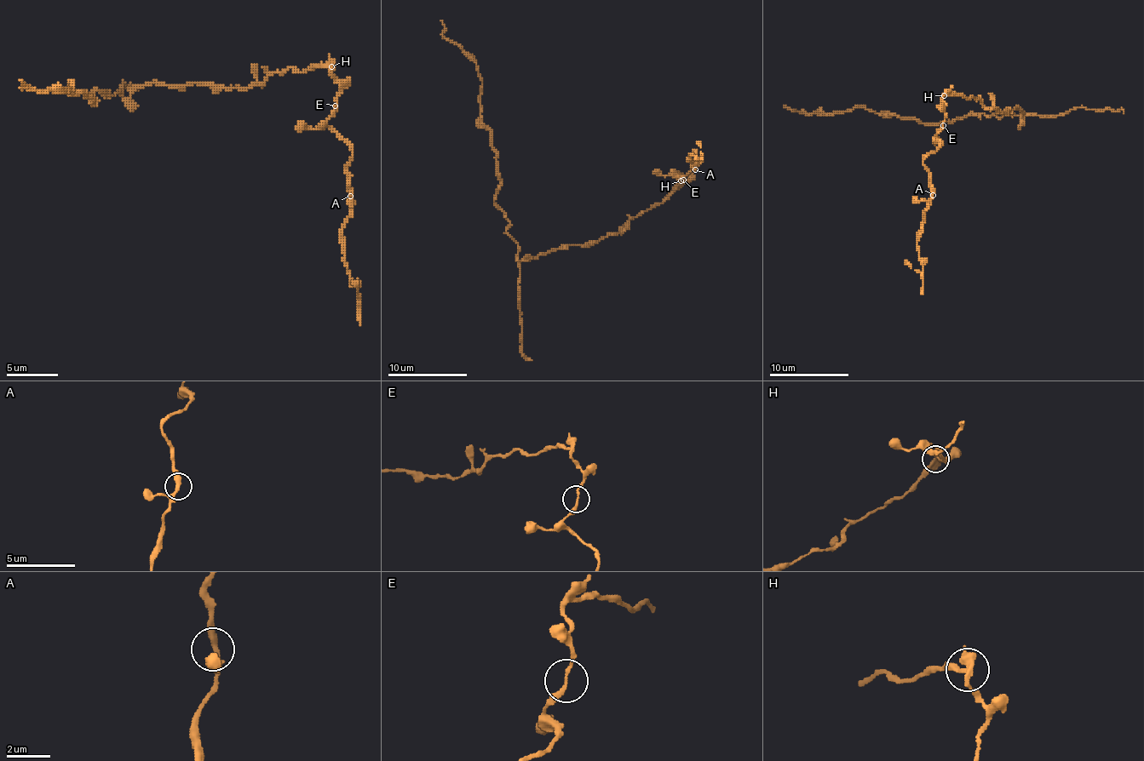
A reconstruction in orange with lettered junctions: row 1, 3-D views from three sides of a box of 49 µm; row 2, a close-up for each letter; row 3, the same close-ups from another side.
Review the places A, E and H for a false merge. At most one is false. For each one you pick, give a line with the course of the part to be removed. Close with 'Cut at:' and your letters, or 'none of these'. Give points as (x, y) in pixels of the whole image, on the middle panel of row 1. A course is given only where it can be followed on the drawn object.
H: (681, 181), (619, 233), (520, 260), (494, 201), (482, 78), (440, 20)
Cut at: H

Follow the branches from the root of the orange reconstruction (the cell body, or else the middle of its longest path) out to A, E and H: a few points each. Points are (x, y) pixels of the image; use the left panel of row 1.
A: (208, 82), (251, 88), (290, 67), (301, 72), (329, 67), (340, 95), (326, 123), (353, 147), (350, 196)
E: (208, 82), (251, 88), (290, 67), (301, 72), (329, 67), (340, 85), (334, 105)
H: (208, 82), (223, 88), (251, 88), (270, 75), (290, 67), (301, 72), (306, 72), (311, 67), (331, 67)

